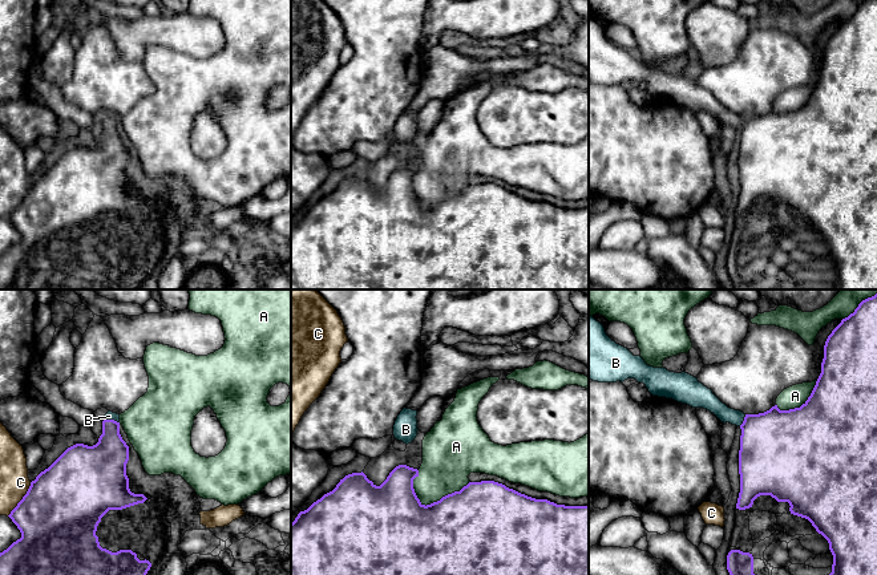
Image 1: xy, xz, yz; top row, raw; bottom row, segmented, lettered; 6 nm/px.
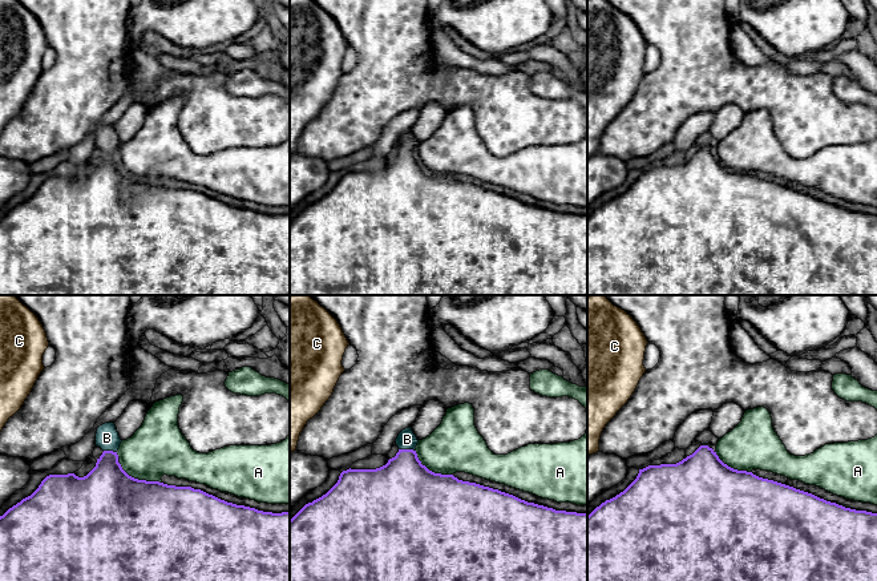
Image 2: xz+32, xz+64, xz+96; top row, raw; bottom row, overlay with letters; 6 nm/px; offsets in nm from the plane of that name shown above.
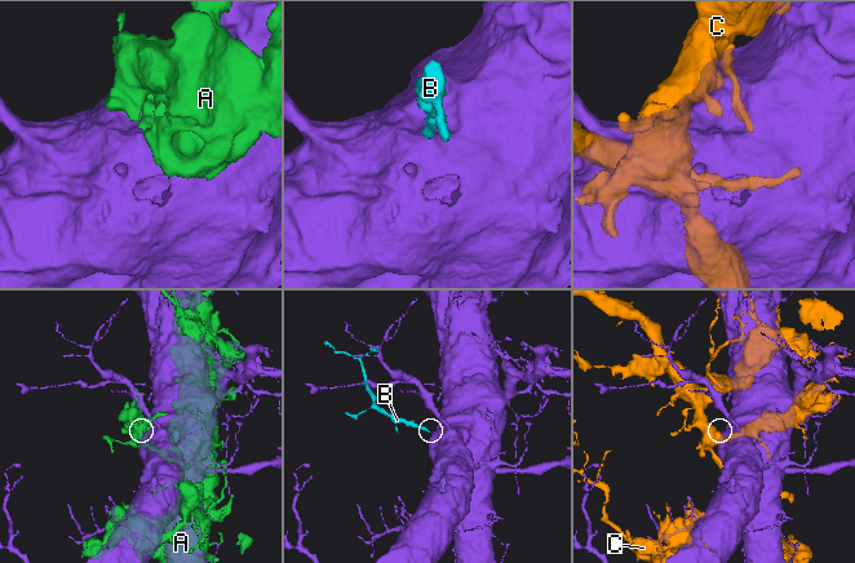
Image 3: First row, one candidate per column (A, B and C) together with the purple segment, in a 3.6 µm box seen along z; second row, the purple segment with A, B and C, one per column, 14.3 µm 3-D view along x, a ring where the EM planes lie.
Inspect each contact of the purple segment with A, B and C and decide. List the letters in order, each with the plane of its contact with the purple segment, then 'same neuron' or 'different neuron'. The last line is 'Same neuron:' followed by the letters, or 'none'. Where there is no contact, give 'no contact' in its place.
A: meets purple in xz; different neuron
B: meets purple in xy; same neuron
C: meets purple in xy; different neuron
Same neuron: B

